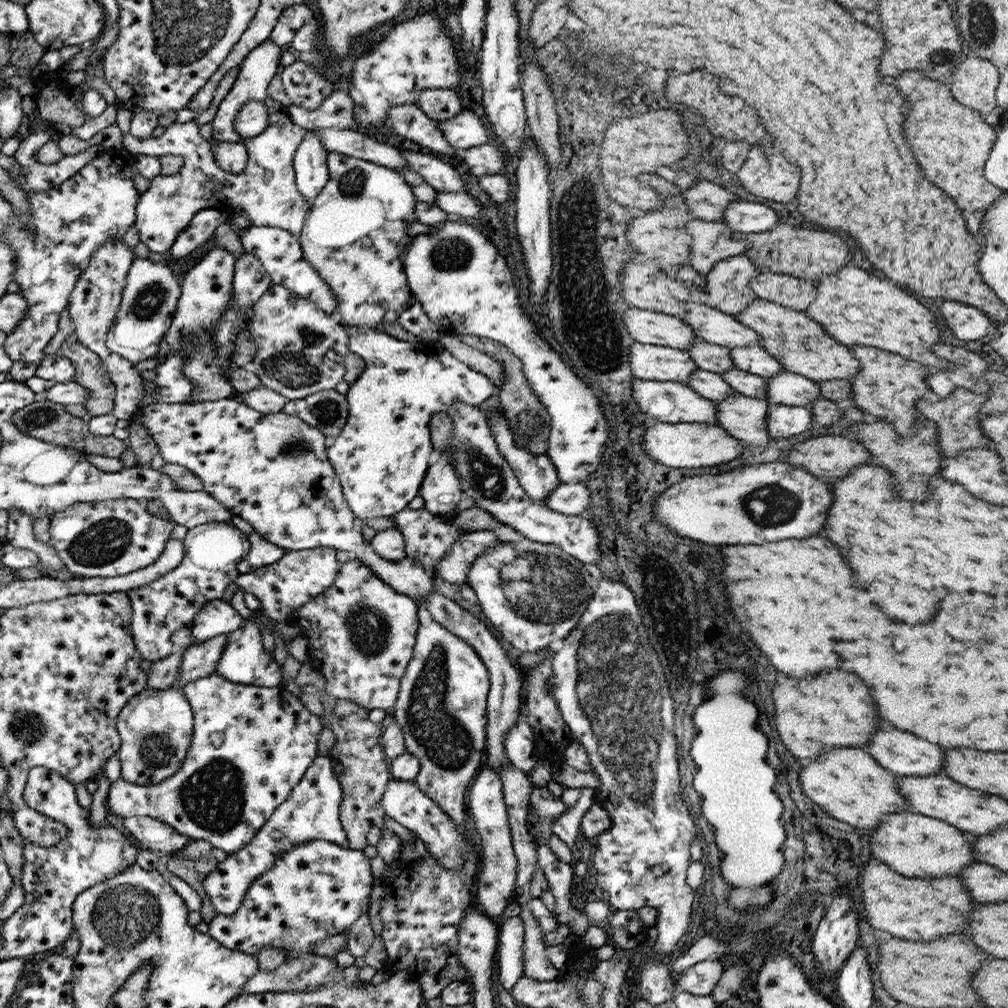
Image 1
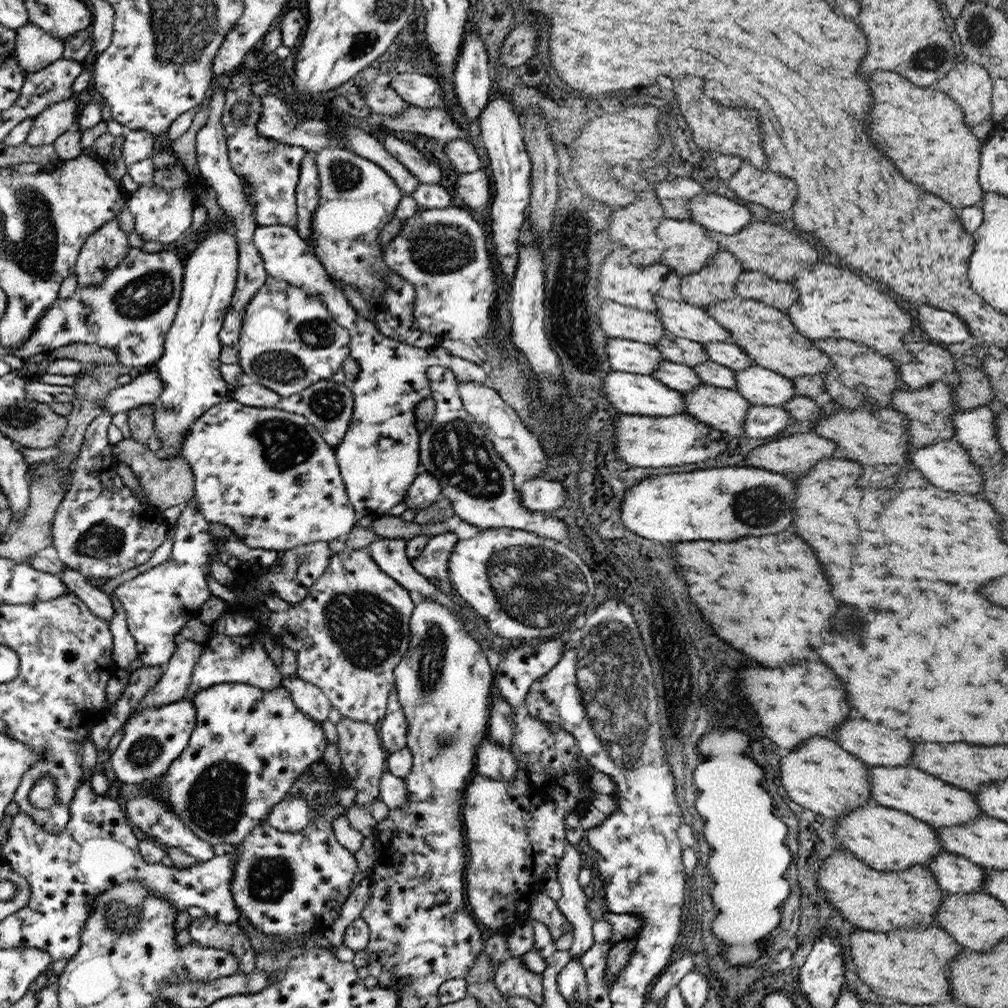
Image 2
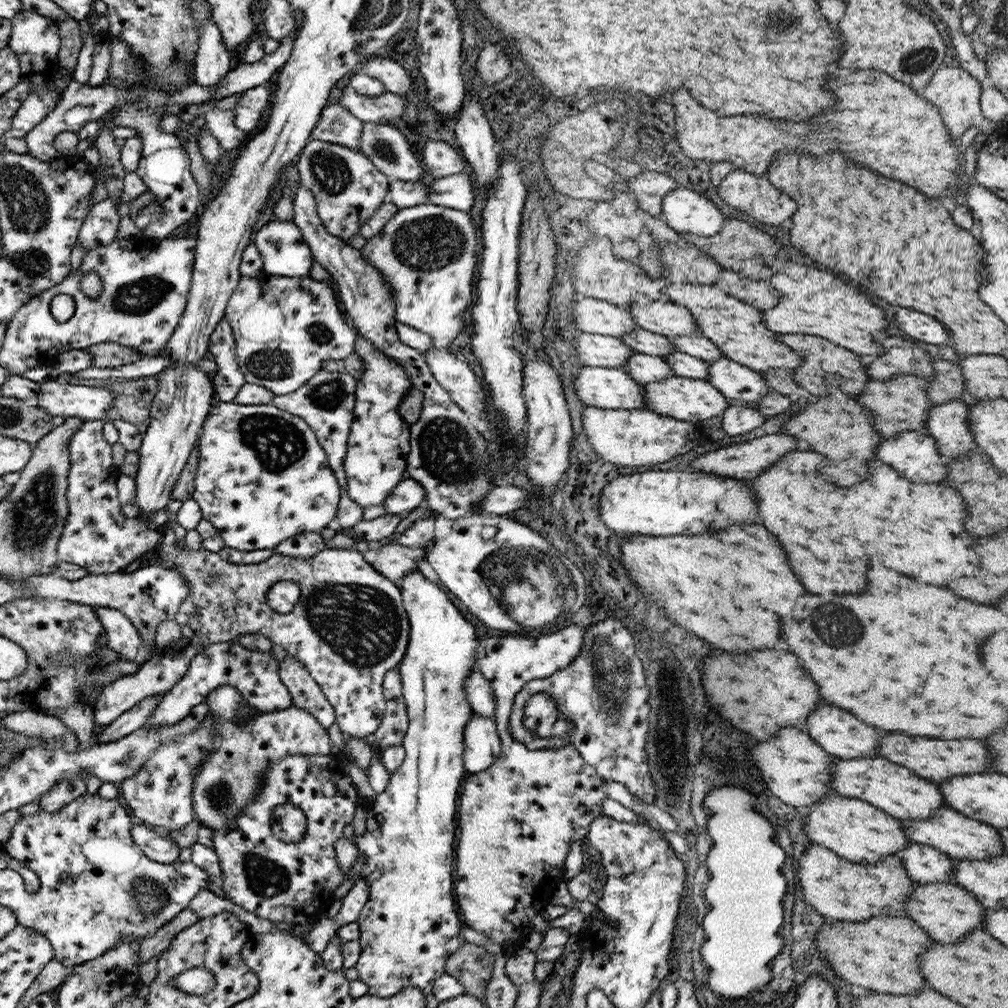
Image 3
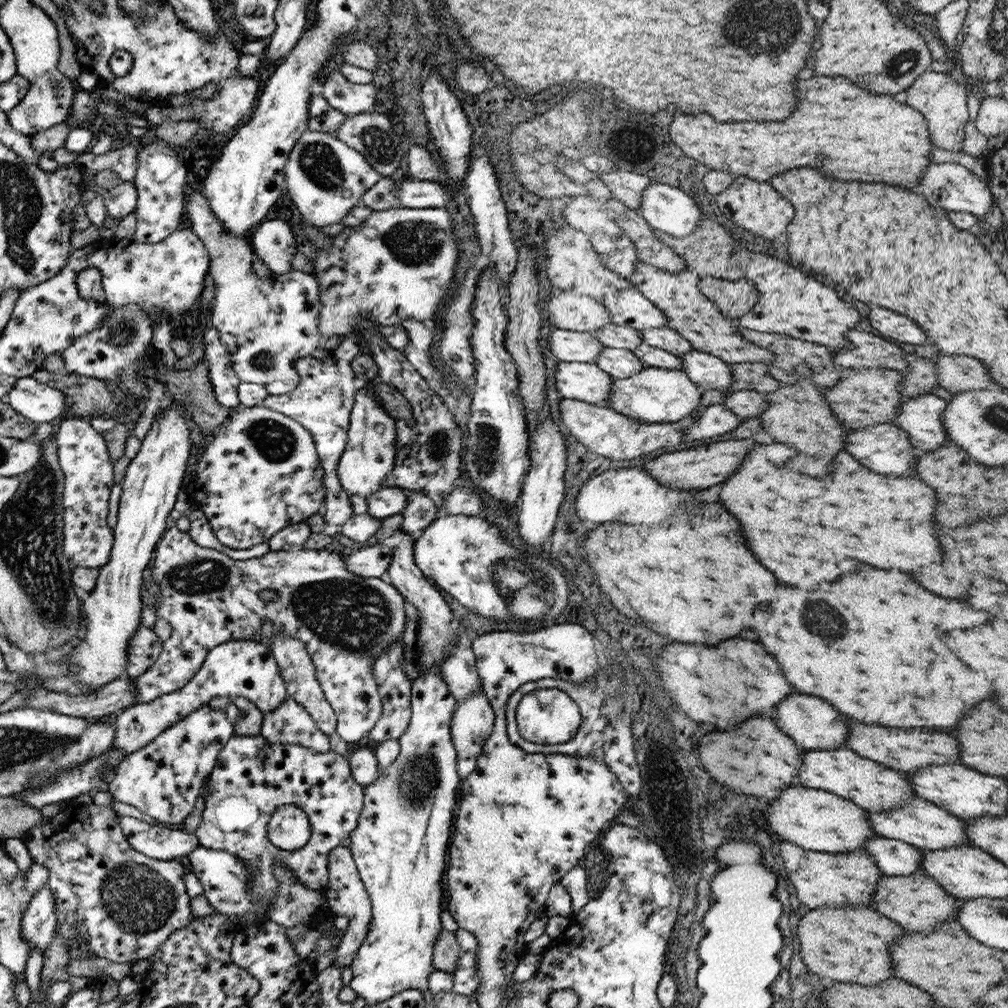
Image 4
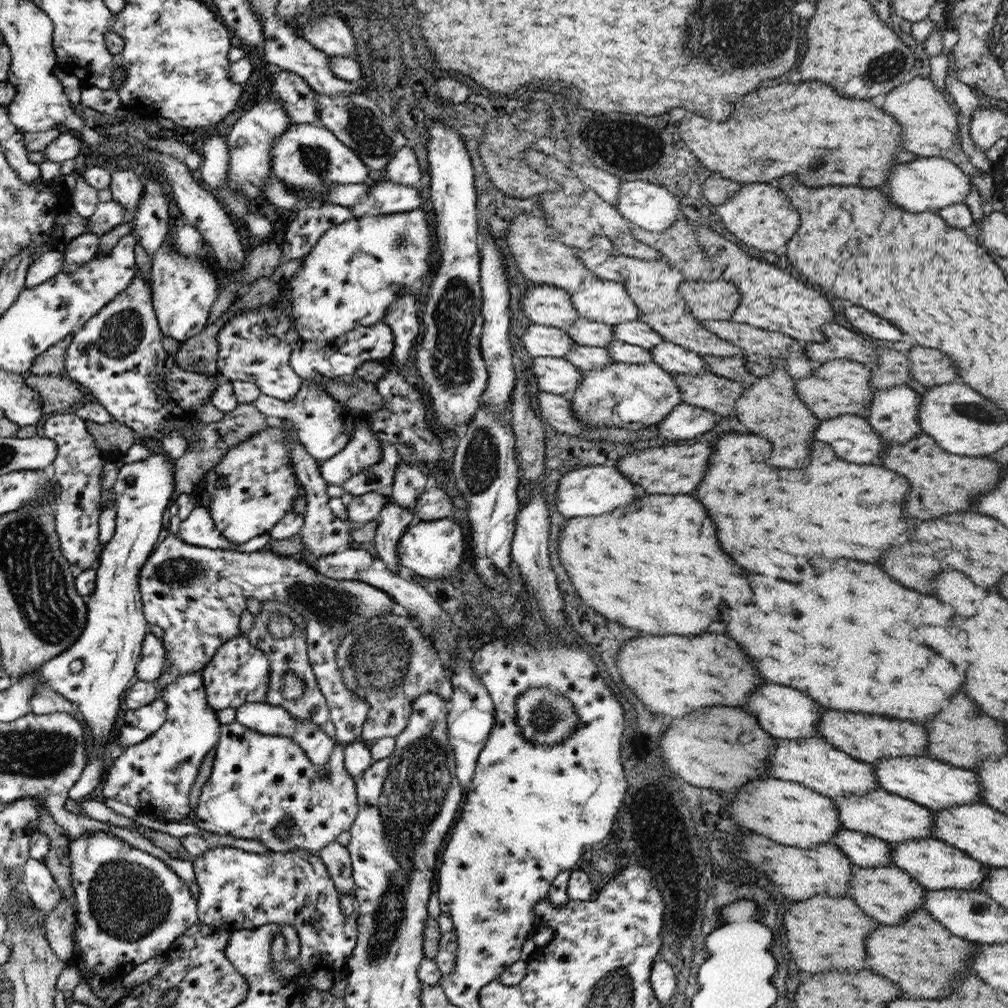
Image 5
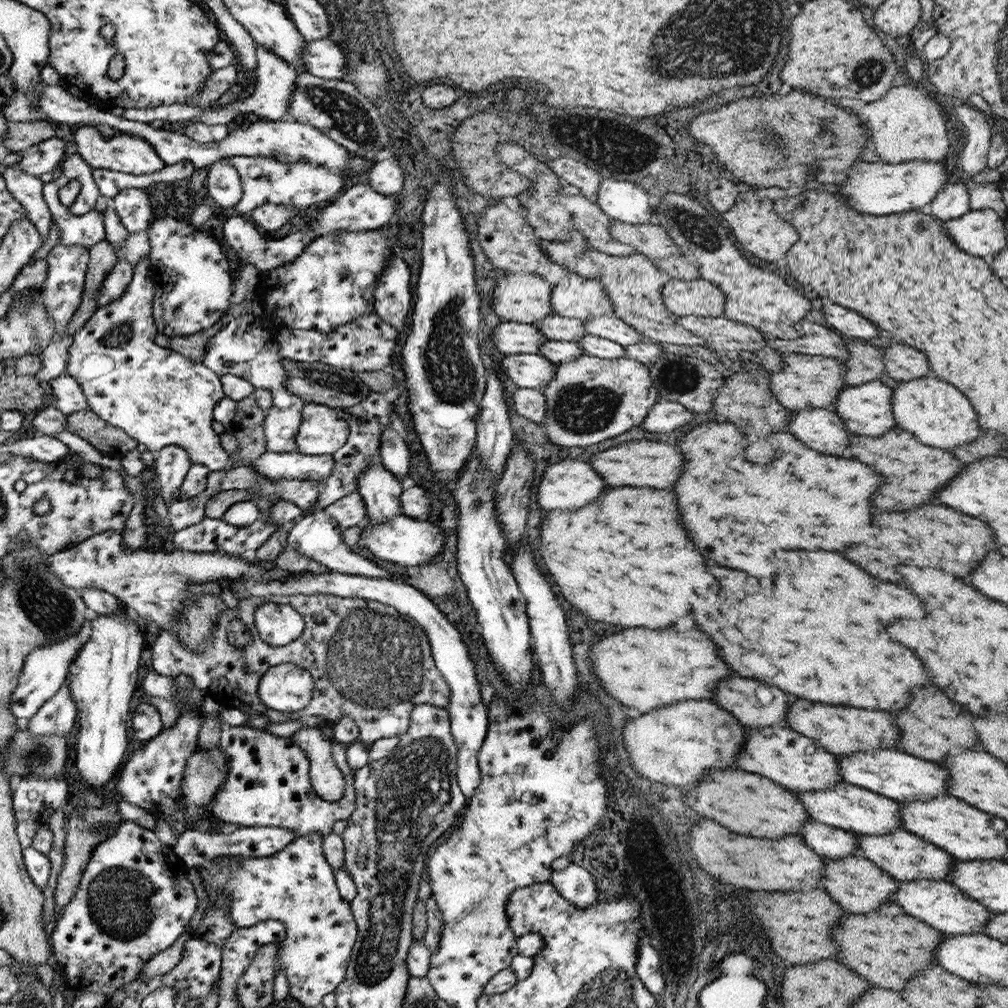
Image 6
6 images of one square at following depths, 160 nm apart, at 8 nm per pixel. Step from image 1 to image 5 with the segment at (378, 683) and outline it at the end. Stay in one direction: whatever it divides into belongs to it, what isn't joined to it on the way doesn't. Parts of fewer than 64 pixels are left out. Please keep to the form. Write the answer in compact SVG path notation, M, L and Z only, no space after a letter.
M171 533L167 534L161 541L160 546L157 546L151 552L151 556L148 557L147 564L140 569L139 589L143 599L143 613L147 615L149 624L157 624L160 628L162 628L162 630L164 630L161 640L163 641L164 648L166 649L166 656L163 661L163 671L161 672L160 678L158 678L155 682L156 691L158 691L159 695L161 695L162 691L164 691L166 684L176 681L176 679L178 679L178 677L182 677L183 674L186 674L187 672L200 672L207 665L207 662L210 662L211 658L215 656L218 649L222 648L222 646L226 644L227 641L230 641L232 637L238 636L240 633L240 629L238 628L238 624L240 624L240 614L247 609L246 598L253 596L259 601L277 600L278 602L290 603L290 605L292 605L294 609L298 611L304 619L306 619L306 641L307 650L310 654L311 667L316 675L319 692L324 696L328 704L329 720L331 720L334 727L336 727L336 742L345 746L350 743L355 743L356 738L360 738L370 706L368 706L368 701L364 700L364 698L360 698L360 696L356 696L354 692L348 690L348 688L344 686L343 674L340 672L339 663L337 662L337 653L339 652L339 646L343 641L343 638L347 634L350 634L359 624L366 624L373 616L381 616L381 614L387 614L388 612L395 612L399 610L395 604L395 599L393 599L387 592L384 592L382 589L376 588L371 584L358 581L357 579L346 579L341 581L340 579L328 578L327 575L322 574L315 566L312 566L310 558L305 555L277 555L275 552L266 548L252 553L240 552L238 550L214 550L211 547L192 546L191 543L184 542L178 534Z

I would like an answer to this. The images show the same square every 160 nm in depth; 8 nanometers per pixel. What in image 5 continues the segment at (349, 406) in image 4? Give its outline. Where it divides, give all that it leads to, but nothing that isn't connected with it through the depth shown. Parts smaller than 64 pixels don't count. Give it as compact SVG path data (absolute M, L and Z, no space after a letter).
M382 321L372 326L358 326L358 328L342 334L342 336L330 341L328 344L325 344L325 342L313 344L301 339L300 343L292 350L290 360L294 371L302 379L300 390L290 400L280 400L279 398L274 398L274 396L260 393L260 396L253 403L266 416L291 421L291 424L295 427L298 440L304 446L306 452L319 463L326 462L334 457L335 454L342 452L343 448L348 444L355 423L353 422L354 413L351 409L345 407L343 403L336 402L330 394L326 394L324 390L321 390L323 382L325 380L334 380L337 376L355 374L355 371L363 362L381 362L384 358L393 354L394 346L395 338L392 329Z

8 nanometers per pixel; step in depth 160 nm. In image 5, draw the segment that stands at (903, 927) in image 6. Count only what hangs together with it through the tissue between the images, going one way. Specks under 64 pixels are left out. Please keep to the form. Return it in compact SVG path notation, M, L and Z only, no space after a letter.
M918 909L900 924L880 926L868 936L866 962L912 998L944 998L954 990L956 976L970 974L969 959L974 946L977 943L958 938L929 912Z

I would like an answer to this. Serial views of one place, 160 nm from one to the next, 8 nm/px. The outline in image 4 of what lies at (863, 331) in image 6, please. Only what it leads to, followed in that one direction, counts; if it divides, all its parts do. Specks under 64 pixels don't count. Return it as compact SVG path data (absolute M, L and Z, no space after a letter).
M870 310L868 313L868 322L870 326L888 336L890 340L898 340L908 344L924 345L929 343L929 338L924 334L924 330L920 330L920 326L916 326L917 322L912 322L910 318L904 318L901 314L896 314L892 310Z

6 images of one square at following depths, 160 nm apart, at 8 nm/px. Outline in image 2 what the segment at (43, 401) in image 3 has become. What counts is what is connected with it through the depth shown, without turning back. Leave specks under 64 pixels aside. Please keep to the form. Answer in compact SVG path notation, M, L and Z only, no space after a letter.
M156 369L142 371L130 383L119 385L103 400L106 414L128 411L143 404L153 405L165 389L164 379Z

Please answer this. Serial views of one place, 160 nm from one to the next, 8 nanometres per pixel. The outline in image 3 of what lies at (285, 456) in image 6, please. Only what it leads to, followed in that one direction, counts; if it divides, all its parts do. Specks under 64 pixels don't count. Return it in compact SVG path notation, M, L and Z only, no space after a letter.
M356 338L355 354L363 360L365 371L355 390L356 426L351 426L352 442L347 442L347 490L349 497L360 506L370 508L383 504L406 478L411 424L399 413L399 406L413 386L405 368L376 350L366 338Z

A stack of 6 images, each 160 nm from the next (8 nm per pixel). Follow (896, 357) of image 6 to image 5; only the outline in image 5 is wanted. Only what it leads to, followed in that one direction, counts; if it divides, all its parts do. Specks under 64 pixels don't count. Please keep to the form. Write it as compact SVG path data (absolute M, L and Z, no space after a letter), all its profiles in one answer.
M914 344L906 358L911 362L913 379L924 386L960 382L957 366L952 366L952 358L940 354L938 350Z

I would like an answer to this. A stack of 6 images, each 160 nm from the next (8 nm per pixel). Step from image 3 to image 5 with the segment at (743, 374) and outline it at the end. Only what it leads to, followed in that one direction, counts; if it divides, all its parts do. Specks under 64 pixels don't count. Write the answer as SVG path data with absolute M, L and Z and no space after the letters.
M663 341L648 352L652 361L669 373L700 374L709 370L705 362L700 360L700 355L668 341Z

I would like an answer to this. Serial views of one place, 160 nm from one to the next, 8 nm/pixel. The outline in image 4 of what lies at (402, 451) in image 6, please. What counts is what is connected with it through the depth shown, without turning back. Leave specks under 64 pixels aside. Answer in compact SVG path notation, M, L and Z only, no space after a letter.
M404 489L403 492L407 495L408 504L402 512L403 521L400 529L407 531L416 540L423 530L437 518L438 507L424 491L414 492Z

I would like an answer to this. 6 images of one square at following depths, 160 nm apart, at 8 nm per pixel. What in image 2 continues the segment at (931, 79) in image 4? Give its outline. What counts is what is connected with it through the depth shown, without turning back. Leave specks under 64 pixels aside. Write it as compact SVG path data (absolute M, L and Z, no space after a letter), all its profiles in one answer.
M955 63L932 87L945 92L961 106L969 127L983 122L991 114L993 79L978 63Z

